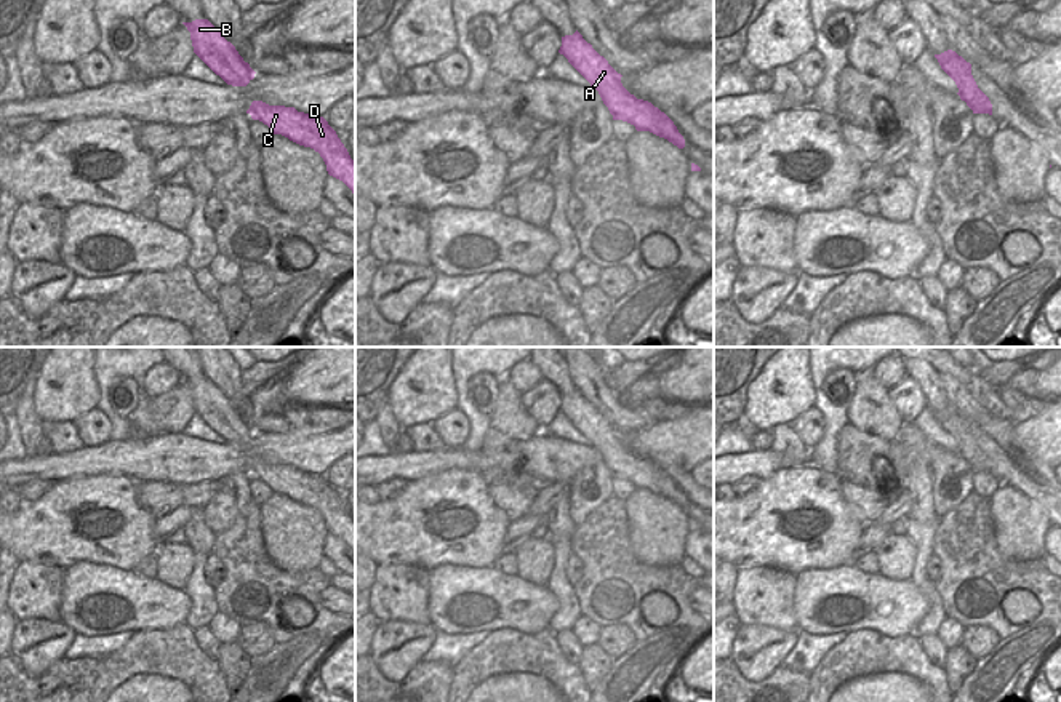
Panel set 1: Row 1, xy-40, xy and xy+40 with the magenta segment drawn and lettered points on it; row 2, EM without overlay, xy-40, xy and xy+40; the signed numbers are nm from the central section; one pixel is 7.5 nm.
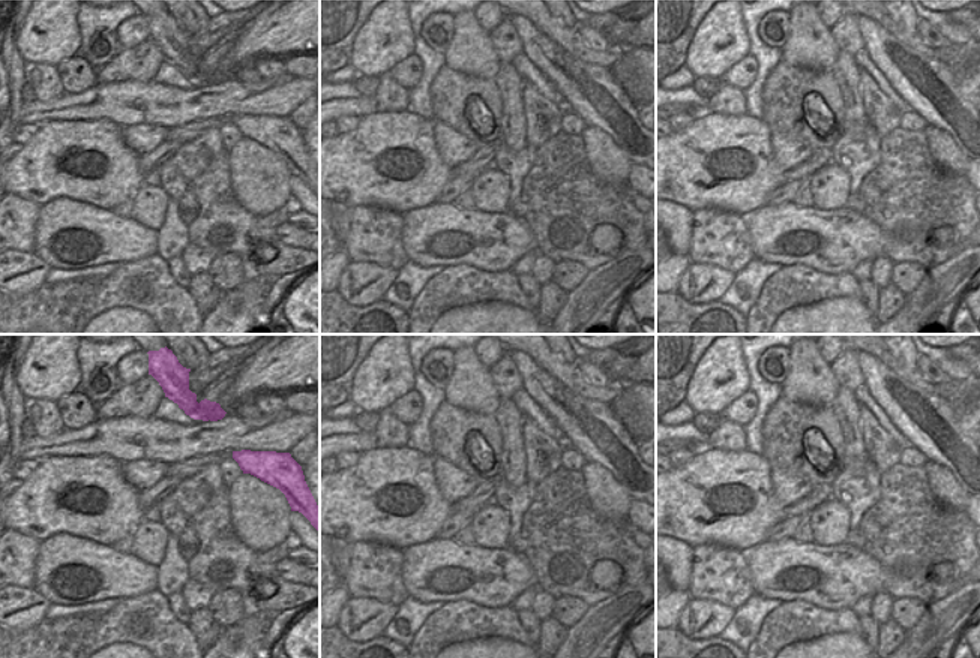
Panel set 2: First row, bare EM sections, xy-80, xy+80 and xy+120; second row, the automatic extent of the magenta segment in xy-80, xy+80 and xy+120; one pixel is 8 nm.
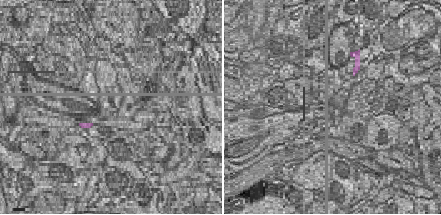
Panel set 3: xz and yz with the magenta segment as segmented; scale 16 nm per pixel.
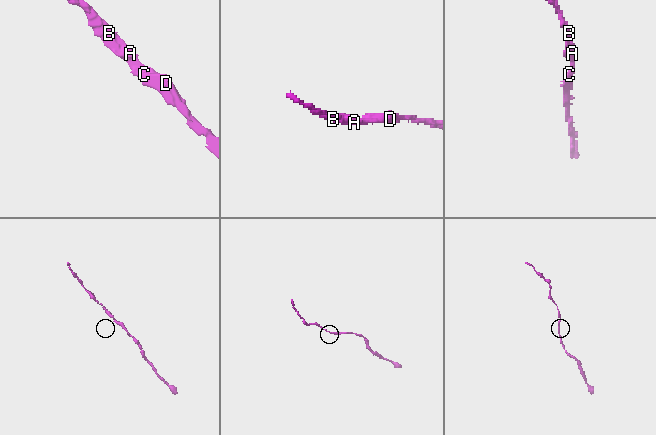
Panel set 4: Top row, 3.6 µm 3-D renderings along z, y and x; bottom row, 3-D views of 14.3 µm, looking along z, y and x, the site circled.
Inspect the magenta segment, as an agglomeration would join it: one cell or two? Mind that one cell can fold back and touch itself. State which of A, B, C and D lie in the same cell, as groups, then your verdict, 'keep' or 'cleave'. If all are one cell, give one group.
A B C D | keep

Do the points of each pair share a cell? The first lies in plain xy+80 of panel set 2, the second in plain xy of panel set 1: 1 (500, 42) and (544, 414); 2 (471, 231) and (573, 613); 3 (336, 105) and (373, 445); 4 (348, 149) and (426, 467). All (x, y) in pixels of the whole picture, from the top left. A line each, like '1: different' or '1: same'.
1: same
2: different
3: different
4: different

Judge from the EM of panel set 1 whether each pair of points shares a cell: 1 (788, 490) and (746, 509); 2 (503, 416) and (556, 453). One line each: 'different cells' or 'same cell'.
1: same cell
2: different cells

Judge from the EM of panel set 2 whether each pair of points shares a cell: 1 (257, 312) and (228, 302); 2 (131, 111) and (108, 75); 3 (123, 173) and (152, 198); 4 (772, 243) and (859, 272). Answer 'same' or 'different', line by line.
1: same
2: different
3: different
4: different

